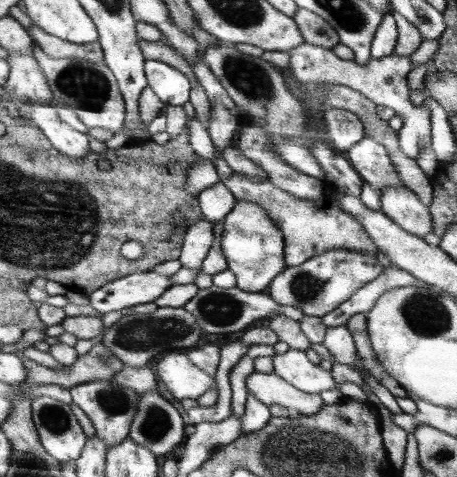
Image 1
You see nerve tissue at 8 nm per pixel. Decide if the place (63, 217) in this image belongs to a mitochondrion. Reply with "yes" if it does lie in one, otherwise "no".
yes

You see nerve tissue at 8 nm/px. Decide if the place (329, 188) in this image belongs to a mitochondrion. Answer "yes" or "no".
no

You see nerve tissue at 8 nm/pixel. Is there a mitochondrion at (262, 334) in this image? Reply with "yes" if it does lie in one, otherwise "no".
no

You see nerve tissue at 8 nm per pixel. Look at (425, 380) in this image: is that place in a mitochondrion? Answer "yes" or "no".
no

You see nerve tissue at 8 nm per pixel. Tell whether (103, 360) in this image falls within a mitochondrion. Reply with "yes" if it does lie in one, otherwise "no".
yes

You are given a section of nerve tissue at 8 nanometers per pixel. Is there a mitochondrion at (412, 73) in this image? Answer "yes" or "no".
no

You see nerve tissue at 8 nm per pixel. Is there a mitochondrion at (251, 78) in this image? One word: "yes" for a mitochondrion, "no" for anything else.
yes

